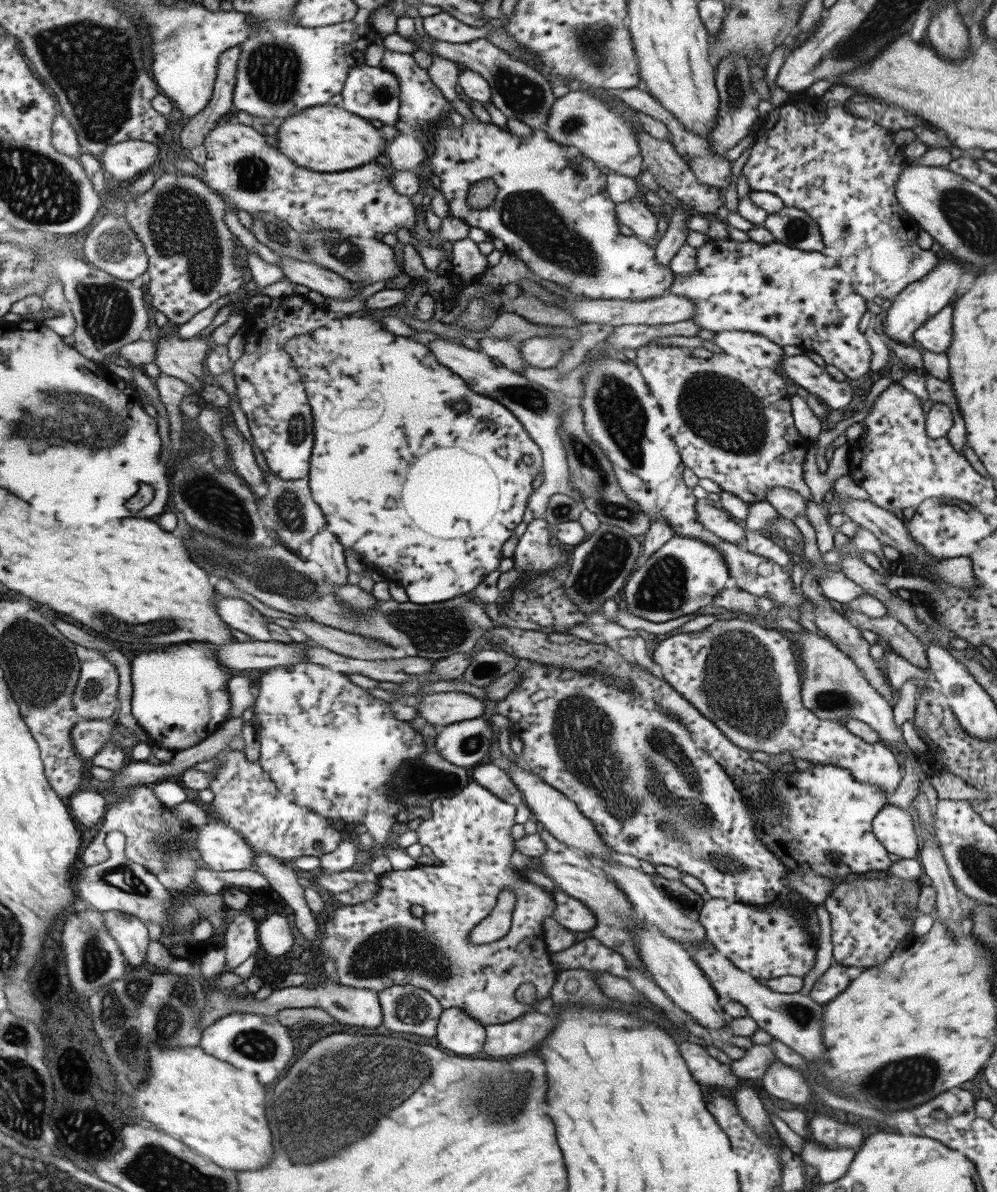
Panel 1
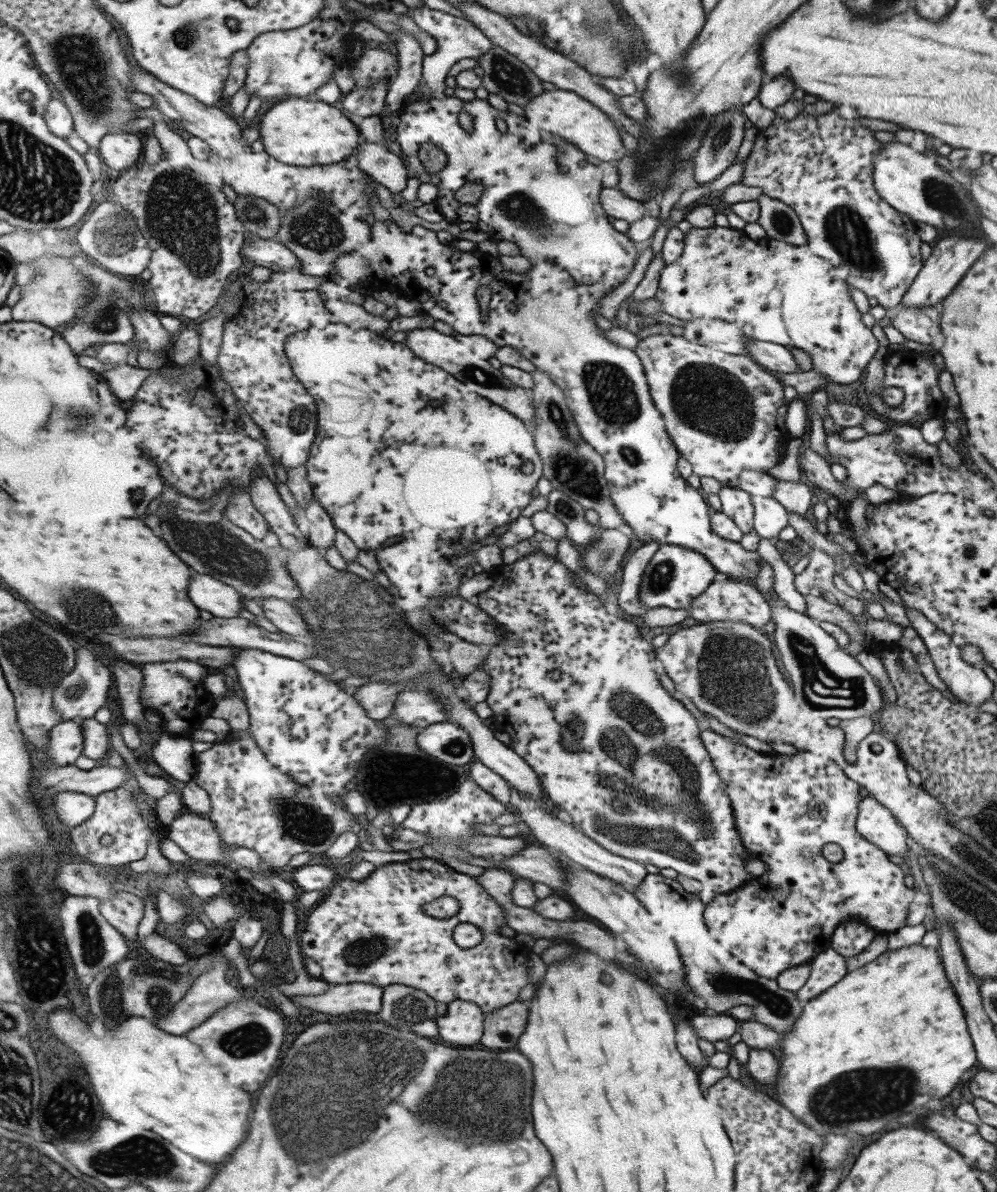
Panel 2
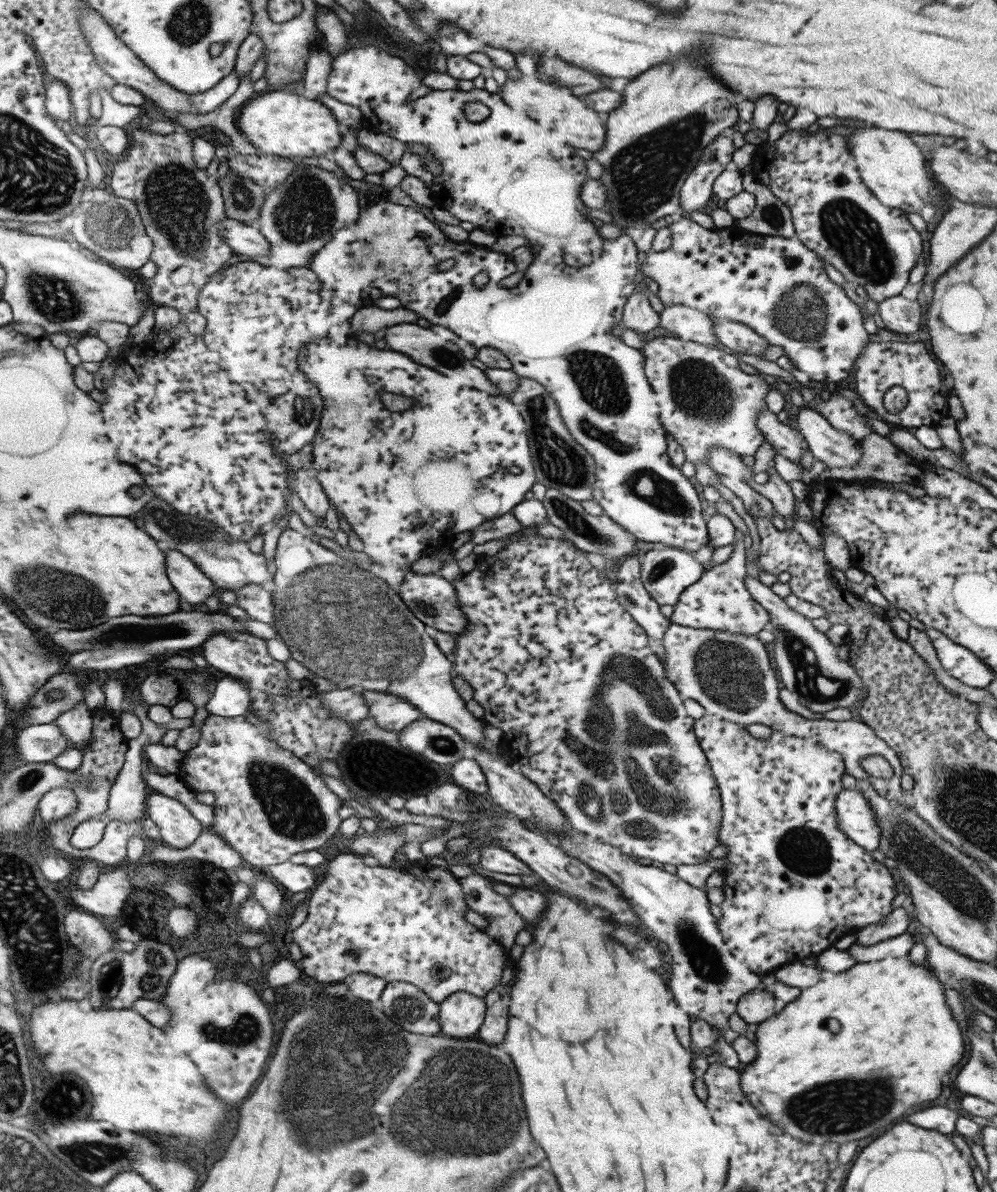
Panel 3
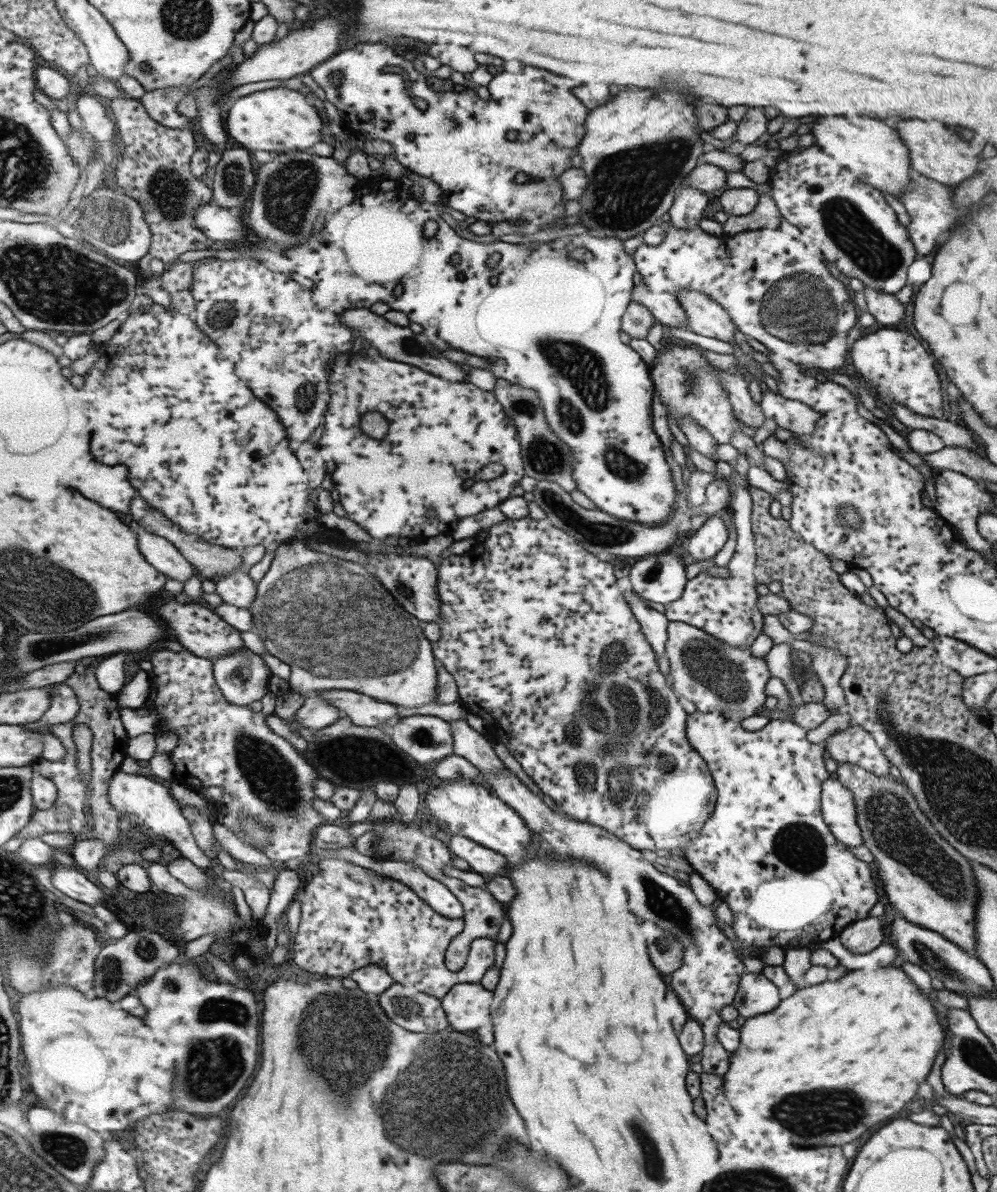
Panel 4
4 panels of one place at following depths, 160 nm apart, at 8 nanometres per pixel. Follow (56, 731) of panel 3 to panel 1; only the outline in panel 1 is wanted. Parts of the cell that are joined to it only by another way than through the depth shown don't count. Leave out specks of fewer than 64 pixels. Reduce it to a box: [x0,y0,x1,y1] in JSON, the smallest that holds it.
[72,719,117,760]

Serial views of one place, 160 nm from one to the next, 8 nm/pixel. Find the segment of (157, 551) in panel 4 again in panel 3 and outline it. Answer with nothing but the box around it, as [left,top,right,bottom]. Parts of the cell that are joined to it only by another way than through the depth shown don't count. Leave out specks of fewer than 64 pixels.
[163,545,220,605]

